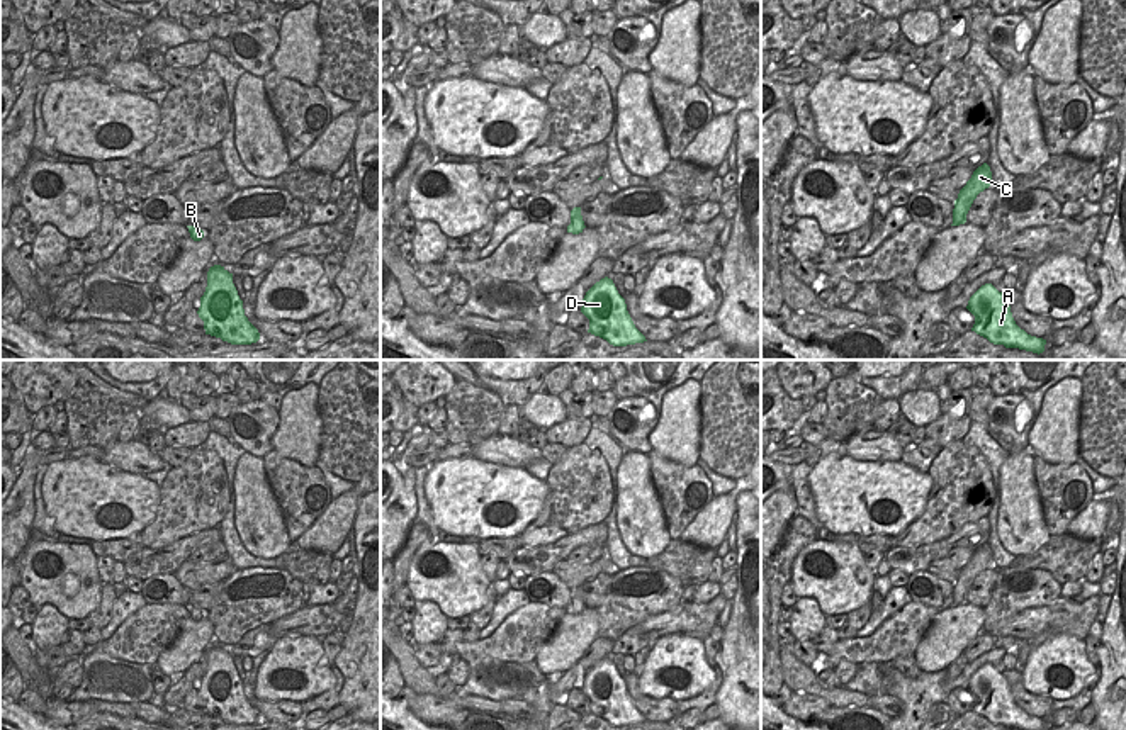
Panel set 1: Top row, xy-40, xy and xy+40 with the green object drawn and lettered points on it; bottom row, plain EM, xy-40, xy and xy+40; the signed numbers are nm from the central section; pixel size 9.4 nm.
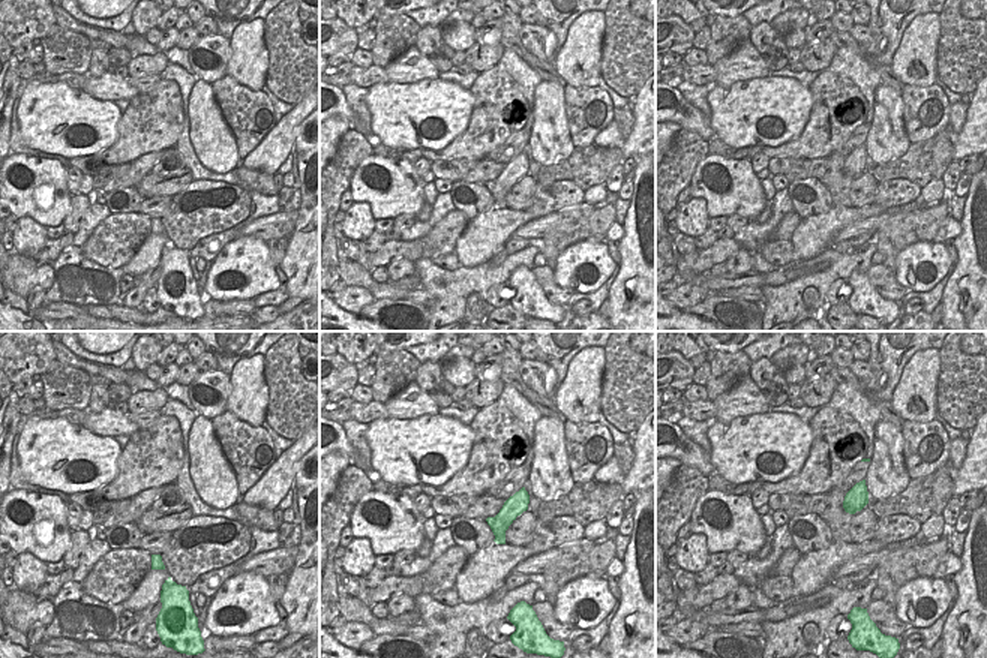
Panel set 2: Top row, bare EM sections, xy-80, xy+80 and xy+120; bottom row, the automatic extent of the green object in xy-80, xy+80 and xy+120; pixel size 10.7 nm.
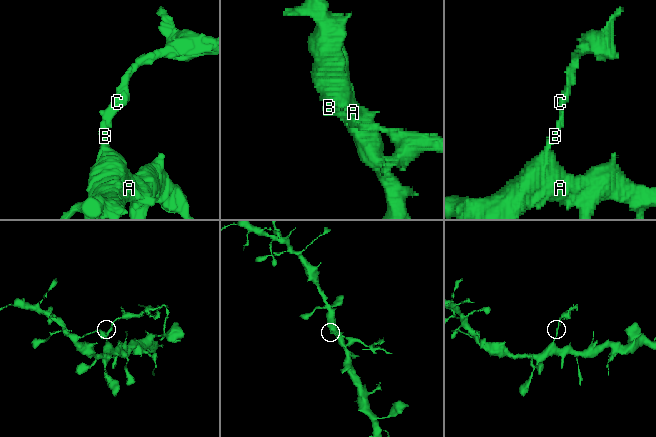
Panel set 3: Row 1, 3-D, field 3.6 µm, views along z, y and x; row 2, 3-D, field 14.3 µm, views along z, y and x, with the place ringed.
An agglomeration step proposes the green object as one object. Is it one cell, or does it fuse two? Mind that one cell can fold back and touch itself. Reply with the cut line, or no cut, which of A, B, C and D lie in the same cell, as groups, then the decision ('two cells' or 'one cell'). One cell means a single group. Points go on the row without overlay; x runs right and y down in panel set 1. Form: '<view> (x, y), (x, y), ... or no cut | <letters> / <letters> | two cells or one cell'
xy (573, 589), (574, 596), (581, 601) | A B D / C | two cells

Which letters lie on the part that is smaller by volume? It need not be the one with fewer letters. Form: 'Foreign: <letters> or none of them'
Foreign: C

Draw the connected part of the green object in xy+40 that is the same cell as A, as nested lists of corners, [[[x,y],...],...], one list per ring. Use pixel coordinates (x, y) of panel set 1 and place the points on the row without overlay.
[[[992,664],[982,665],[968,681],[966,689],[975,696],[971,711],[994,725],[1019,730],[1044,730],[1046,720],[1021,710],[1002,672]]]

